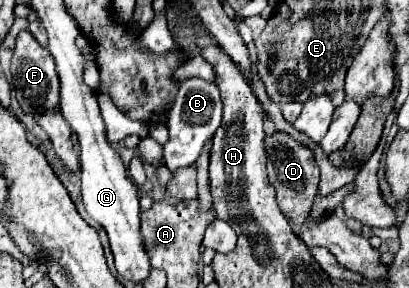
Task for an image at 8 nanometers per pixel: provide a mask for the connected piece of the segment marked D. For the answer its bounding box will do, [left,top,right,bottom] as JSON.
[265,133,319,227]

